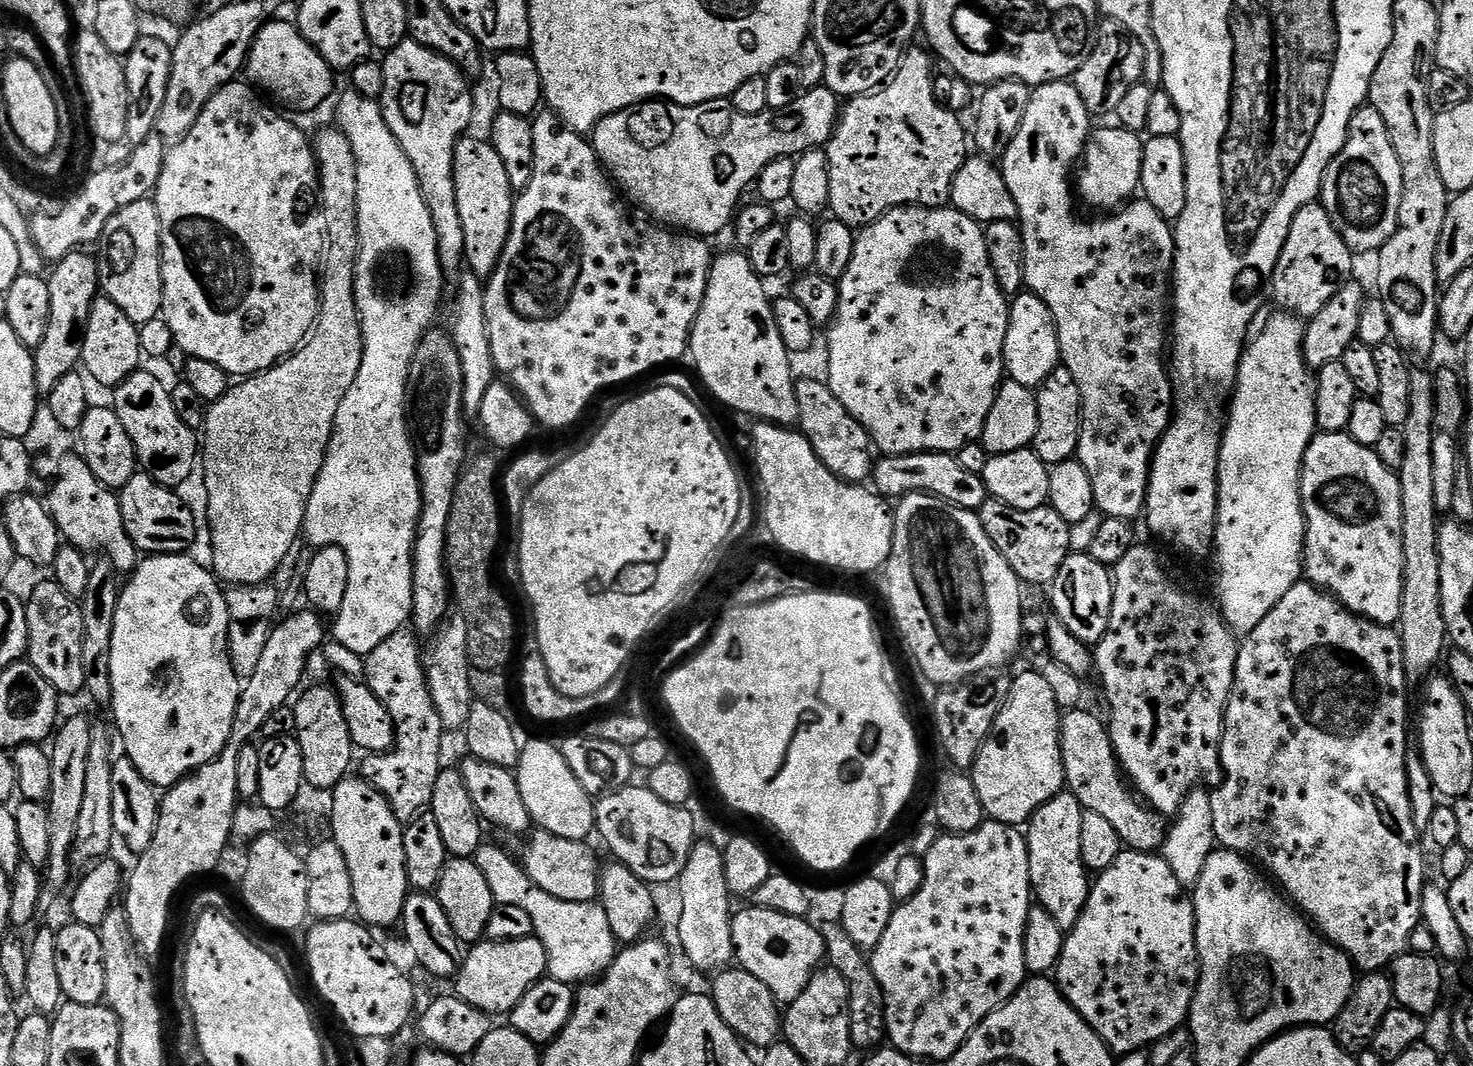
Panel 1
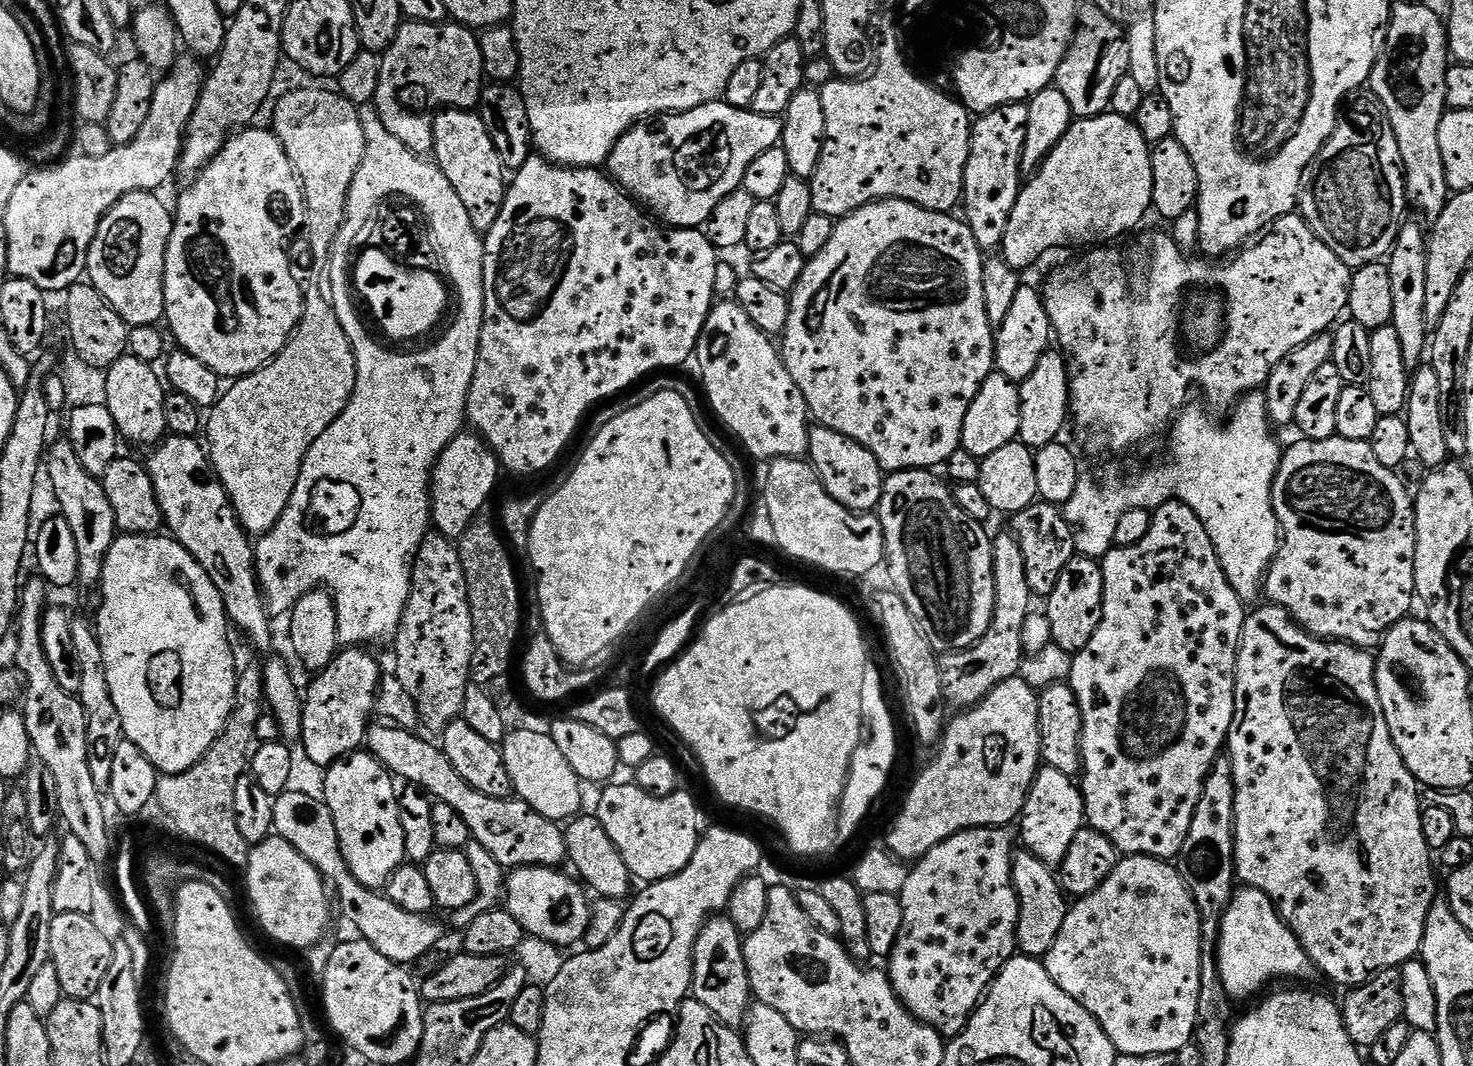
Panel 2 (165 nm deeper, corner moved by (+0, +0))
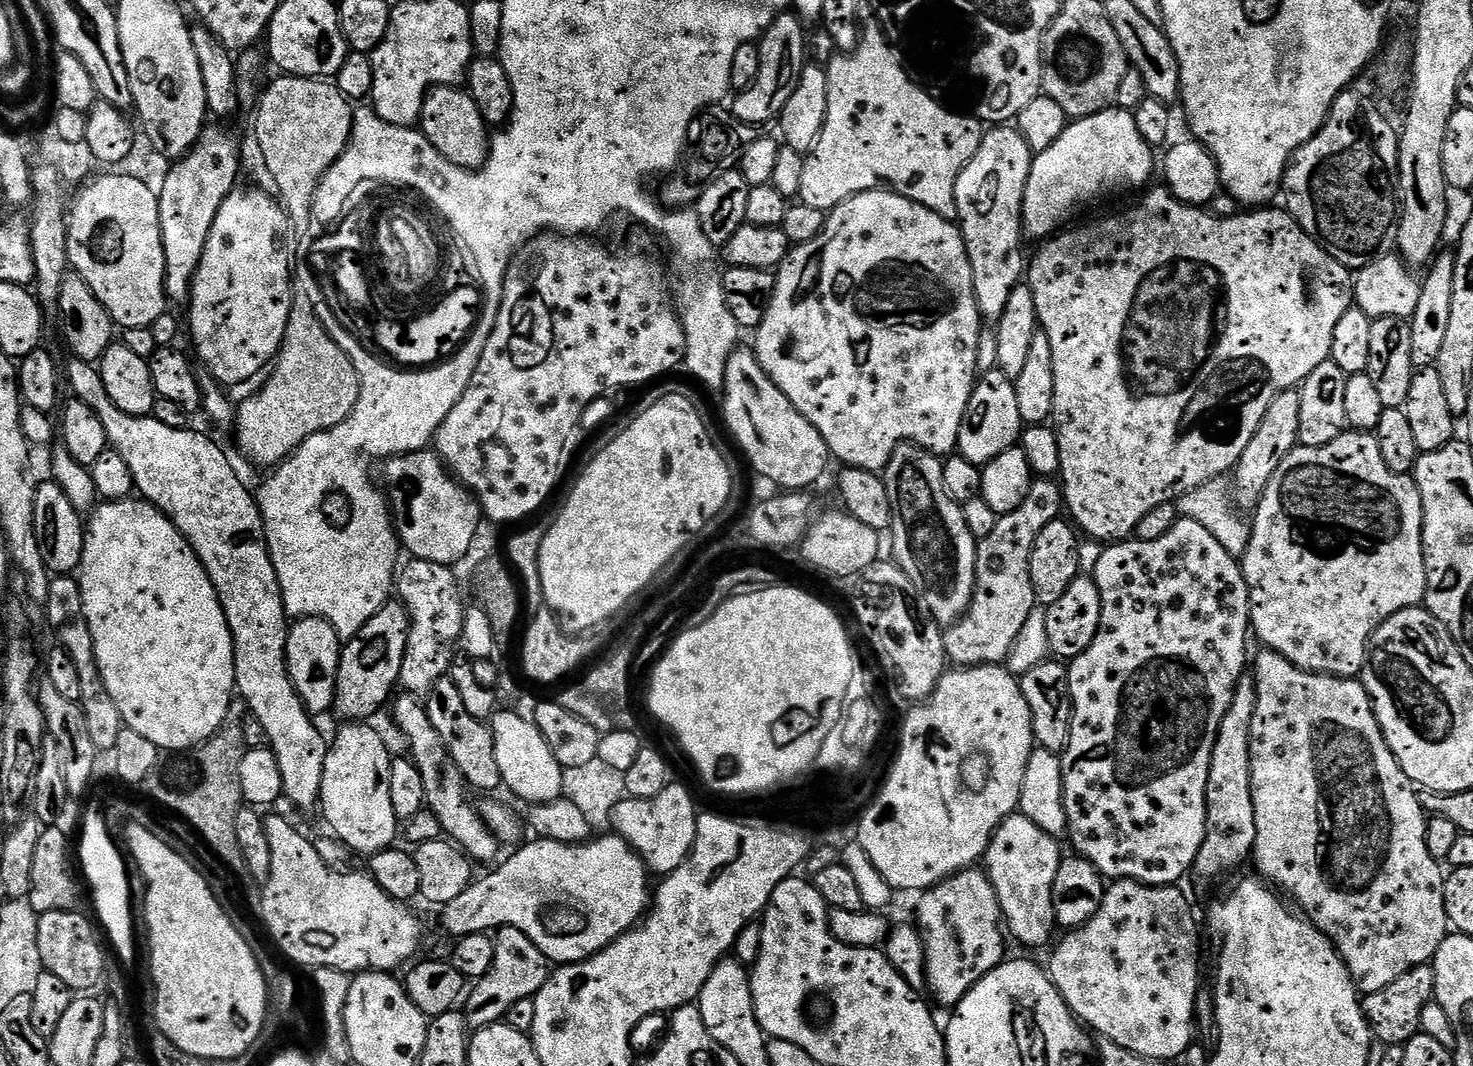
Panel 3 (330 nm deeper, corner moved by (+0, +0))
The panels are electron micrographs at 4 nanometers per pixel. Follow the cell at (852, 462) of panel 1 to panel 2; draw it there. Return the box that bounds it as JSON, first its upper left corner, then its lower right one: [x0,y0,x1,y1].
[807,426,886,514]

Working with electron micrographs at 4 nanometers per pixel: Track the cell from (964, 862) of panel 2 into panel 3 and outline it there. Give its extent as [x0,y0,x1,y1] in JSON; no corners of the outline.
[915,867,1006,1010]

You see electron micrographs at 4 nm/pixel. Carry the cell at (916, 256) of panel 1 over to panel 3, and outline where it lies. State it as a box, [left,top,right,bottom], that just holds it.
[754,190,982,474]

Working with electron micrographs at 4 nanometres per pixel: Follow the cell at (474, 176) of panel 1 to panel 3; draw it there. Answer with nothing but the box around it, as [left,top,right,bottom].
[419,86,490,168]

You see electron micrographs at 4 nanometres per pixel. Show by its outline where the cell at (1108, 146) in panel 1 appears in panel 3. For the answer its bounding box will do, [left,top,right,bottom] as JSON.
[1023,106,1154,241]

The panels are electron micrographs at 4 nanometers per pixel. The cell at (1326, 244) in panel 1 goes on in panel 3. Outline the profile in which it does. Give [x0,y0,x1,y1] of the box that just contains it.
[1026,187,1354,542]

